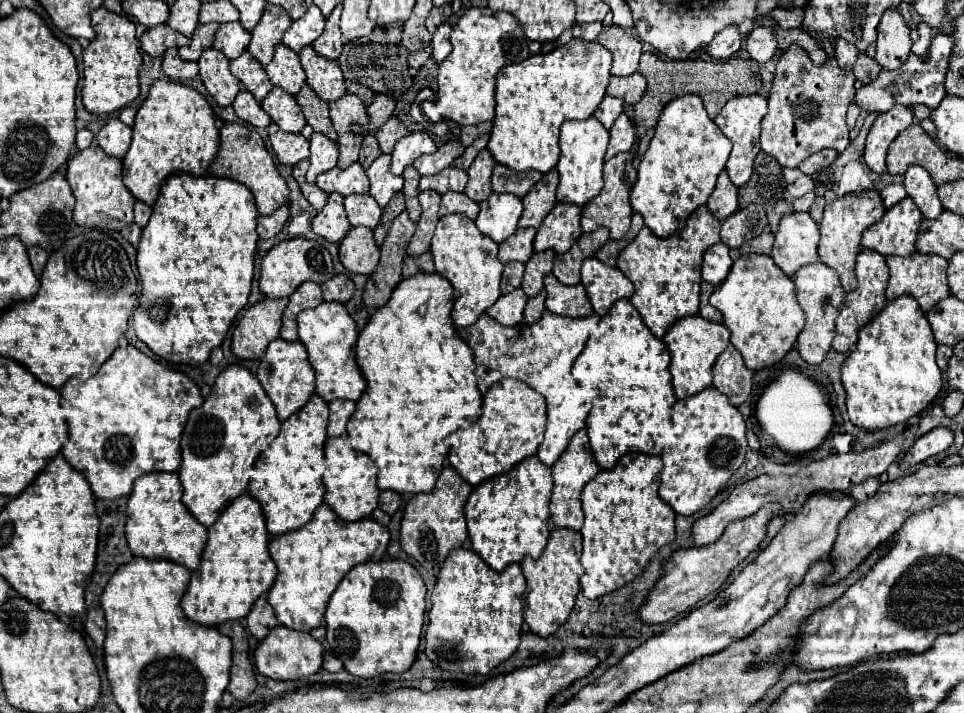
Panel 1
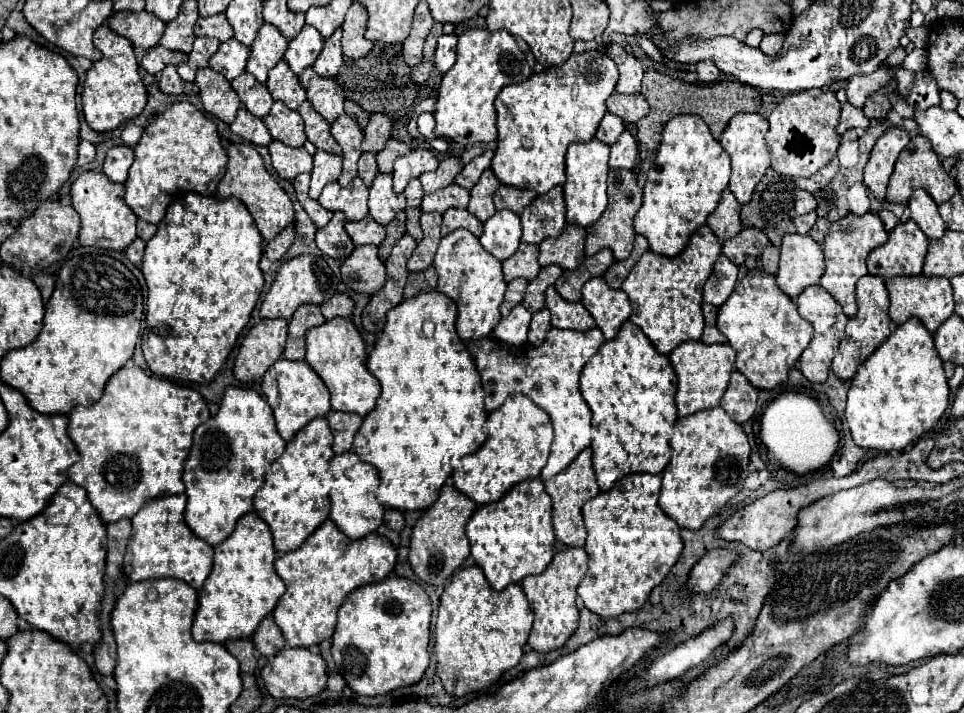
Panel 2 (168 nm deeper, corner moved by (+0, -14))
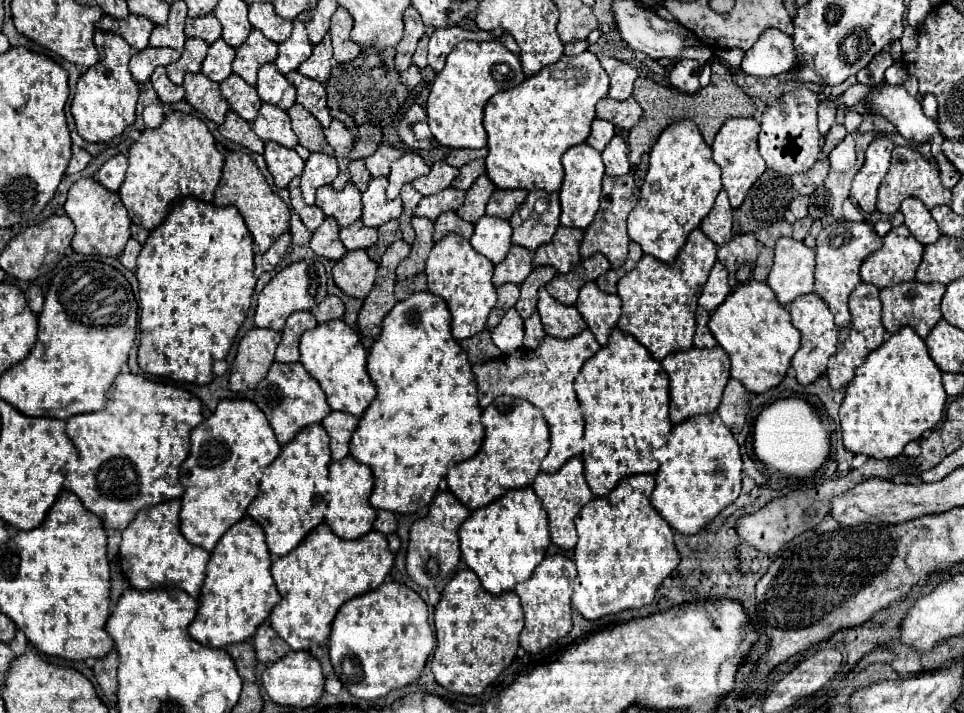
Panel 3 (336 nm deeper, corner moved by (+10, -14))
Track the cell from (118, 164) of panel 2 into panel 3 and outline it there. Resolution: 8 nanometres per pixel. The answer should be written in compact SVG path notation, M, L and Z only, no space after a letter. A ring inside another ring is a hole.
M118 154L114 158L110 158L98 172L98 182L110 190L110 192L118 192L122 182L124 182L124 176L126 176L126 166L128 166L128 160L124 154Z

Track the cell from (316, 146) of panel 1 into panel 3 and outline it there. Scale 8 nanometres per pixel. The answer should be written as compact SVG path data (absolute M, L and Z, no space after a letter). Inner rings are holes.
M310 154L304 166L304 174L302 174L302 196L306 204L314 204L316 190L320 186L332 184L336 174L338 174L336 158L326 156L326 154Z

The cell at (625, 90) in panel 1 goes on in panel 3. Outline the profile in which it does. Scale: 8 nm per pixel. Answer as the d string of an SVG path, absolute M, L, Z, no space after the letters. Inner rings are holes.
M602 98L596 104L596 116L602 120L612 122L614 126L622 130L632 130L636 122L642 118L642 108L634 98L628 98L624 102L612 100L612 98Z

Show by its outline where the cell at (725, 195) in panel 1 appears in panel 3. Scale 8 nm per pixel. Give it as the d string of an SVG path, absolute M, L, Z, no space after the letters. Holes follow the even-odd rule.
M724 192L718 194L712 212L702 220L700 230L718 246L732 240L732 208Z

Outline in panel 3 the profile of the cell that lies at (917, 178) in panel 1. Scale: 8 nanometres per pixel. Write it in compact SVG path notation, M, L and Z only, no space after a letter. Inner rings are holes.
M908 198L902 202L900 212L904 214L904 224L914 234L920 244L930 244L940 238L936 220L930 216L928 208L918 198Z

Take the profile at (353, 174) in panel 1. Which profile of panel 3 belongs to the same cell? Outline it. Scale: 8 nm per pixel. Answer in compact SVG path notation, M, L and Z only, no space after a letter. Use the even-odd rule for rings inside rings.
M350 182L344 190L334 190L332 186L322 186L316 194L316 206L322 208L326 216L332 216L338 220L338 224L350 226L362 216L362 194L360 190Z

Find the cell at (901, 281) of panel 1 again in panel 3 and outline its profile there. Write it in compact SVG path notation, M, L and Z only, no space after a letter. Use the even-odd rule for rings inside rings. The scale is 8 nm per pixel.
M916 280L912 282L902 282L896 284L892 288L884 288L880 290L880 300L882 300L882 324L884 328L894 334L900 330L900 326L910 326L914 328L922 338L926 338L930 334L930 330L938 324L938 320L942 318L940 312L940 300L946 292L944 284L920 284Z

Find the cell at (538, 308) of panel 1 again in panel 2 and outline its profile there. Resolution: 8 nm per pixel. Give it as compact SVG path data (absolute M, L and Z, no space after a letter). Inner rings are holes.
M542 308L540 312L536 312L532 316L532 322L530 322L530 328L528 328L528 342L540 344L546 338L548 328L550 328L550 312L546 308Z

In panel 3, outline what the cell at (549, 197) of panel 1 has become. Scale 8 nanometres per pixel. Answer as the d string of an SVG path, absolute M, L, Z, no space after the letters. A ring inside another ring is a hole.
M532 190L528 192L526 202L512 214L512 244L530 248L532 252L552 240L556 228L560 226L560 200L558 192ZM526 208L530 214L522 216L520 210Z

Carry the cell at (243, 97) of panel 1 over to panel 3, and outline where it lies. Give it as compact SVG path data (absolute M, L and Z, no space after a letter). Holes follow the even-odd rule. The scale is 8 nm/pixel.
M228 112L224 124L218 130L224 138L228 138L228 140L232 140L252 152L258 152L258 154L264 152L264 142L254 134L250 122L242 120L236 112Z

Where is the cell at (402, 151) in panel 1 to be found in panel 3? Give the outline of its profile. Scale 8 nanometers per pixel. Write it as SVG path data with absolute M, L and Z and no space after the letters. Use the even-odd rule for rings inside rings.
M408 152L402 158L398 158L396 162L392 162L392 170L390 170L390 176L388 176L388 182L390 182L388 200L398 198L404 184L408 184L414 178L424 176L428 172L430 172L428 164L416 152Z

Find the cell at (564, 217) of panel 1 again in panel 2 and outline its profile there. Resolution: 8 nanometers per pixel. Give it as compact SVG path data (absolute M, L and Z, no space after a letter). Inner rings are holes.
M566 224L560 236L546 238L540 244L540 266L558 264L564 270L574 270L584 260L584 238L586 228L576 224Z

